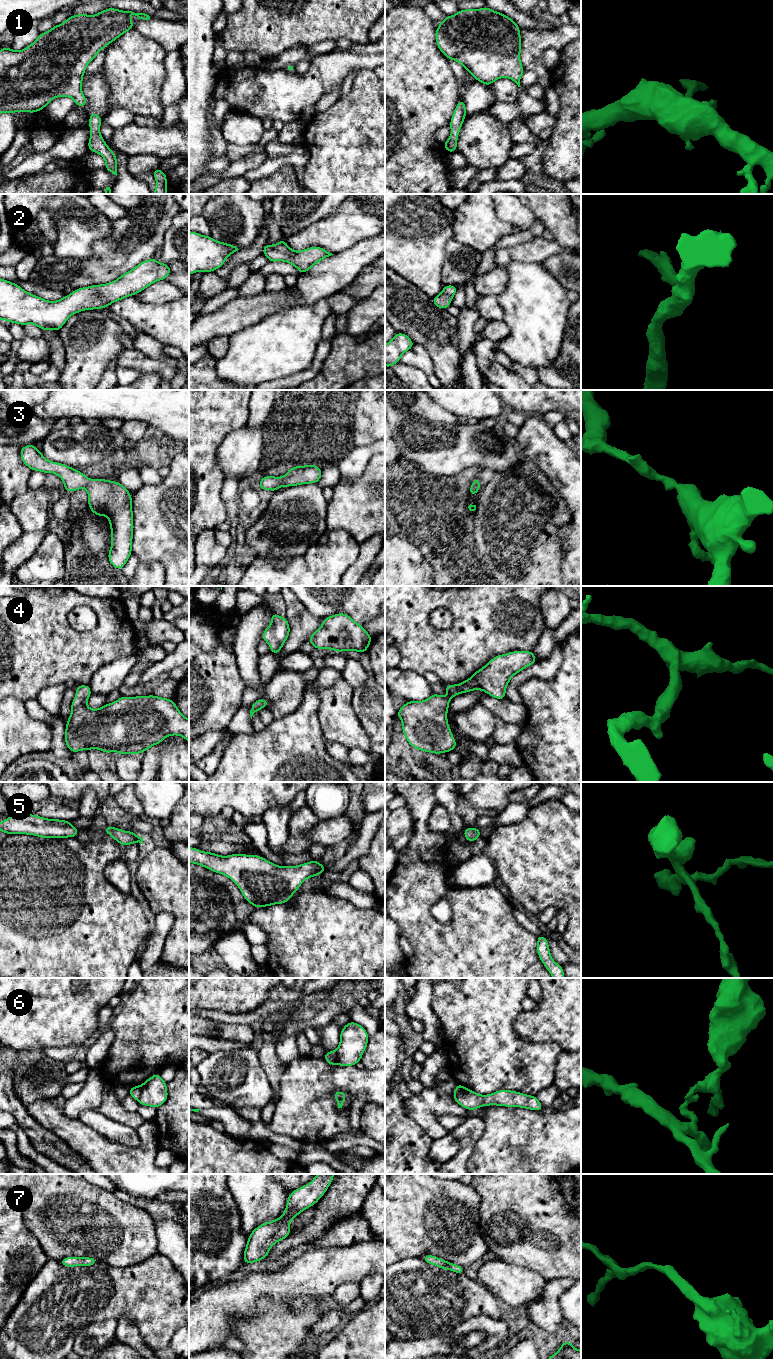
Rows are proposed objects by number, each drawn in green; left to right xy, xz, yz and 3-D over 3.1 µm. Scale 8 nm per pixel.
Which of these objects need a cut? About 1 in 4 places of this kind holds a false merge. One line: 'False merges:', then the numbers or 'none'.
False merges: 6

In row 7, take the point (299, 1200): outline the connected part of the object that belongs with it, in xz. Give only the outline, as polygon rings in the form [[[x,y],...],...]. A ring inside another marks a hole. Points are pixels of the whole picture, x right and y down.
[[[318,1174],[309,1184],[290,1192],[284,1213],[270,1222],[257,1226],[248,1236],[244,1250],[244,1264],[265,1259],[273,1245],[290,1234],[290,1221],[315,1205],[334,1180],[334,1174]]]

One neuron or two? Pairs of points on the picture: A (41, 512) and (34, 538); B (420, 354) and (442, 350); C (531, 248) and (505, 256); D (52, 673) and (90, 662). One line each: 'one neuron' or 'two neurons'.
A: two neurons
B: two neurons
C: one neuron
D: one neuron

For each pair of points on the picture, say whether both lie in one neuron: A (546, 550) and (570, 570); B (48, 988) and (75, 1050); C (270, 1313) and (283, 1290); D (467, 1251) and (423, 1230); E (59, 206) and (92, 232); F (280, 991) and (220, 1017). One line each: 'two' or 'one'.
A: two
B: two
C: two
D: one
E: one
F: two

